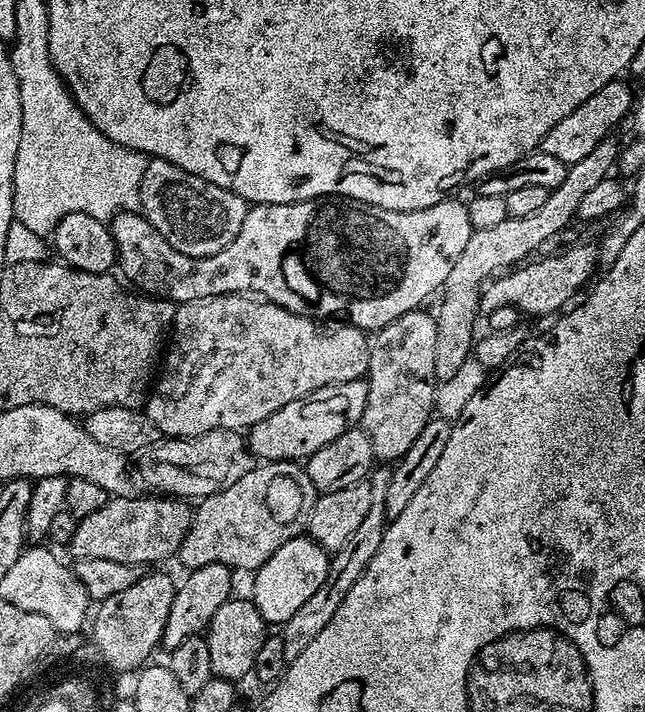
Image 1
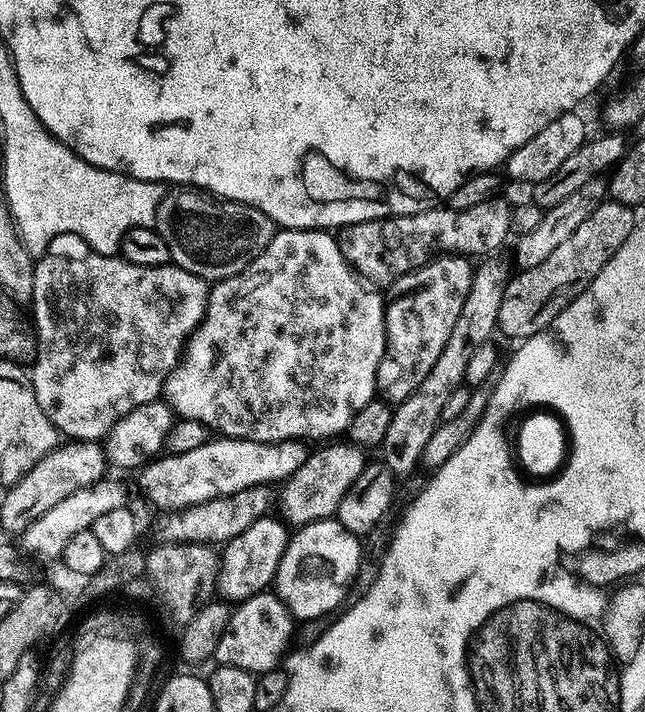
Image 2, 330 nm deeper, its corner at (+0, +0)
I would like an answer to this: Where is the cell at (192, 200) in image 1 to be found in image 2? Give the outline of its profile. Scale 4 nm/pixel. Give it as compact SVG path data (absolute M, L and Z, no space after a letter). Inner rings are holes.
M176 190L173 194L165 195L160 204L160 213L156 215L156 224L162 238L170 246L172 263L176 267L186 270L190 274L200 276L209 282L224 280L227 276L236 276L244 272L262 250L271 242L274 235L274 225L262 210L258 210L249 204L240 204L237 200L217 198L211 194L205 194L200 190Z

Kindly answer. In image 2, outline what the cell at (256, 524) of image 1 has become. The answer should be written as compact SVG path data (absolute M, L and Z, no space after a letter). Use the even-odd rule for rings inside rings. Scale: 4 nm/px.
M328 442L317 450L309 451L306 462L298 466L298 470L289 479L283 481L278 500L284 504L283 517L294 526L312 524L316 520L335 517L342 498L346 498L346 490L354 486L358 474L362 474L366 463L365 449L351 442Z

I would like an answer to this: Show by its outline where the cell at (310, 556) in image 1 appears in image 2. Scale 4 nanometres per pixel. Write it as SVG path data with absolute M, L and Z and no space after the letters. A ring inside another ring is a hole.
M335 518L316 520L291 533L276 571L274 591L297 621L320 620L345 603L344 595L360 572L360 544L361 537L346 530Z

